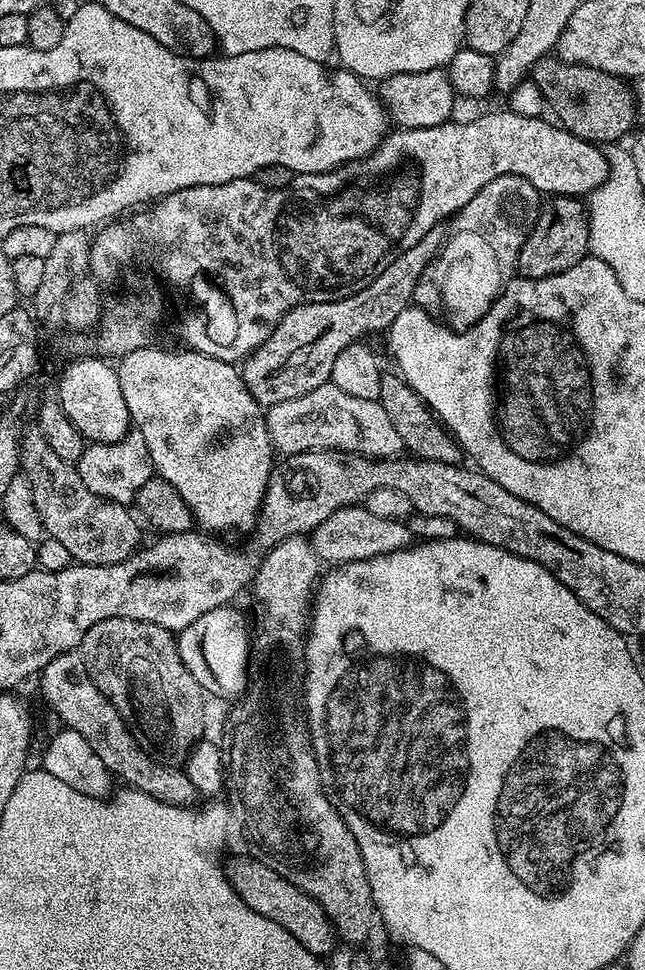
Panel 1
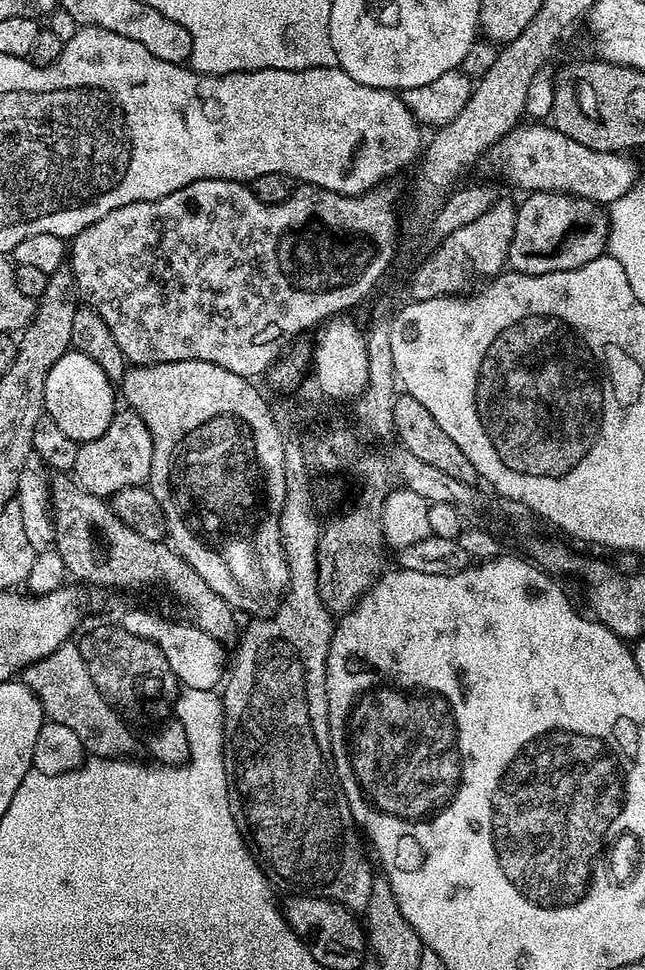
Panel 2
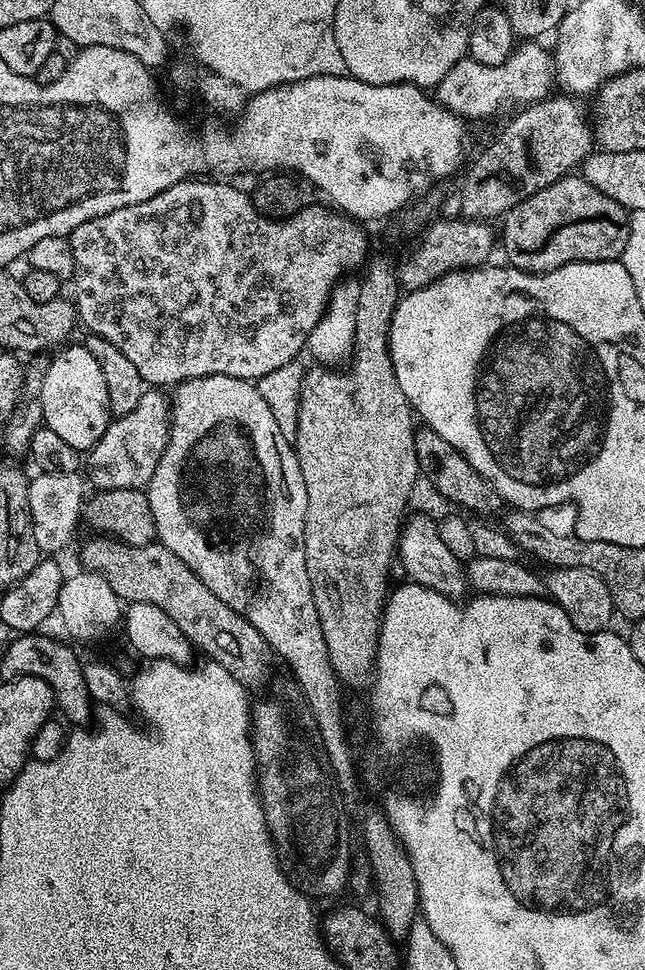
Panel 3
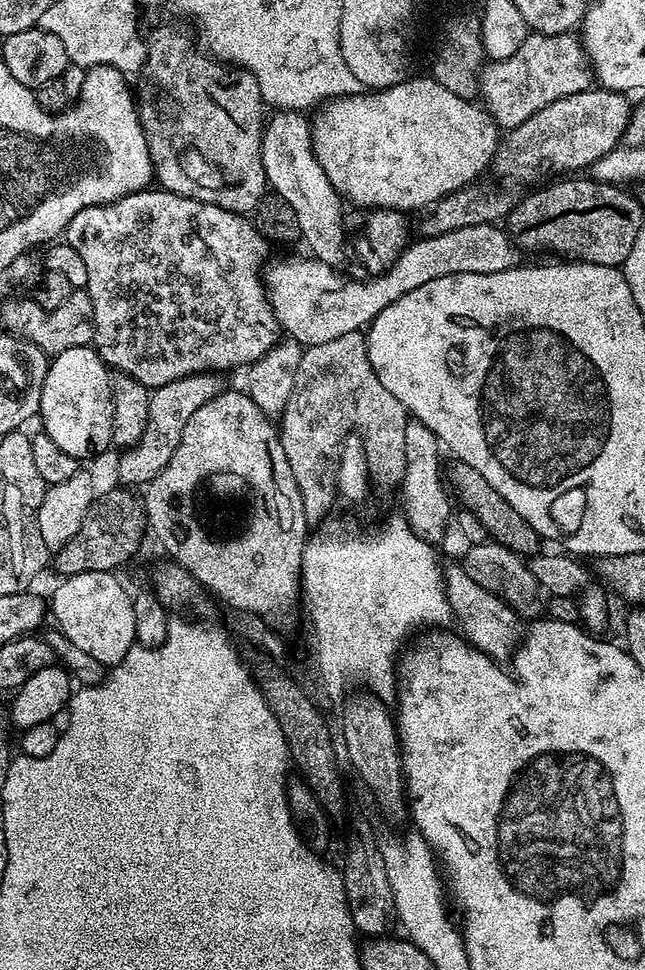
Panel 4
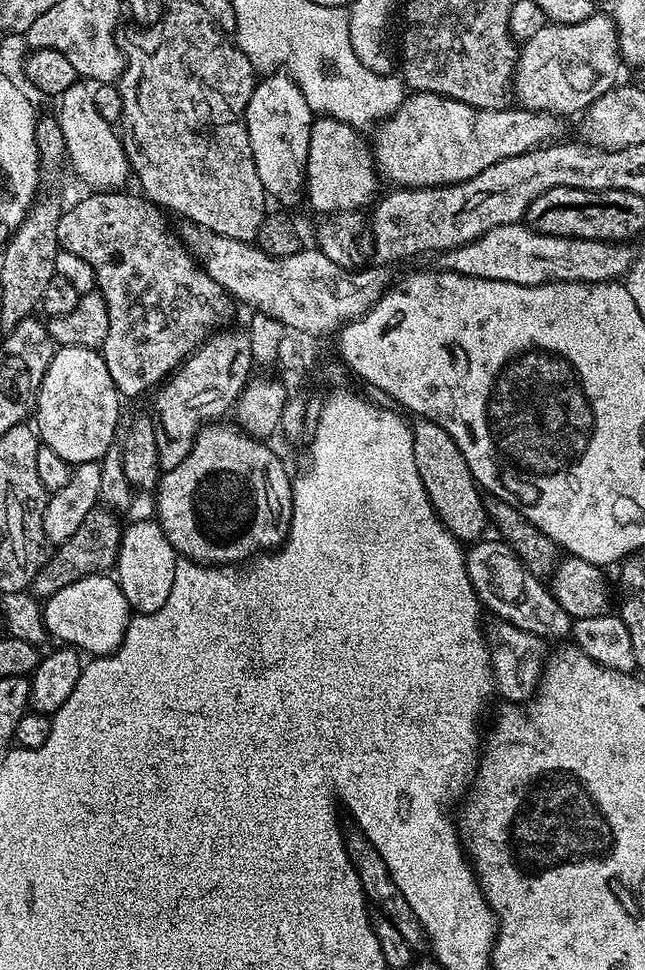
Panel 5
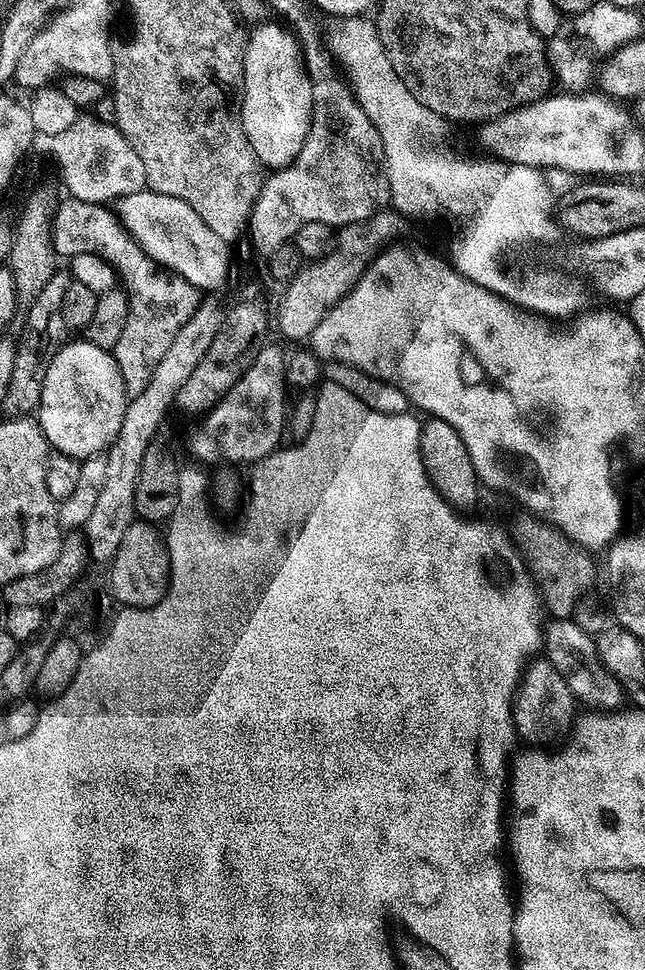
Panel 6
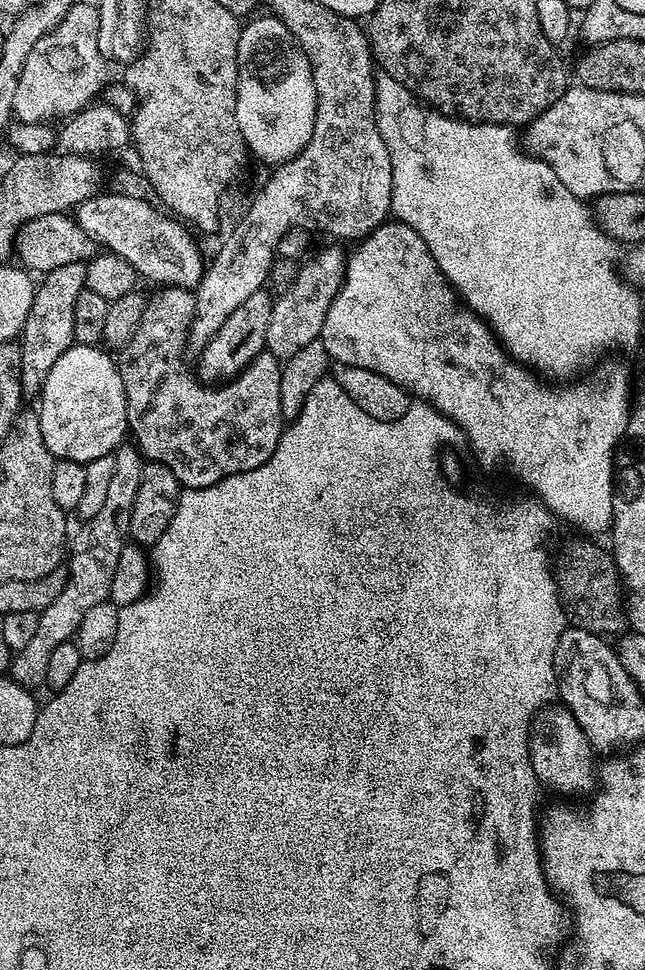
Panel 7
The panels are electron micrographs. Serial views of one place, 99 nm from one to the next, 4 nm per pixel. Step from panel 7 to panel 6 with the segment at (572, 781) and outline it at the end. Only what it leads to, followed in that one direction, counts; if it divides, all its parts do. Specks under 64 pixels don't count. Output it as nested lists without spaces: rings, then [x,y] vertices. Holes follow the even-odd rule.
[[[546,658],[534,660],[525,667],[516,694],[512,697],[512,722],[521,741],[548,744],[548,741],[556,740],[560,735],[563,737],[573,727],[578,701],[572,695],[568,679],[550,661]]]

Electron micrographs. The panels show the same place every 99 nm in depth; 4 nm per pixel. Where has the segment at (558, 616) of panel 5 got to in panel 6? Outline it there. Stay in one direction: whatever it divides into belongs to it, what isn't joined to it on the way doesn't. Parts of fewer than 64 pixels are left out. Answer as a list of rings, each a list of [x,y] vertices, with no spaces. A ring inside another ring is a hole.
[[[549,619],[542,628],[542,648],[546,659],[568,679],[572,695],[577,701],[586,700],[590,704],[602,704],[603,709],[612,710],[617,707],[620,699],[625,699],[626,693],[618,681],[611,676],[602,662],[596,649],[596,641],[586,630],[580,629],[575,619]]]

